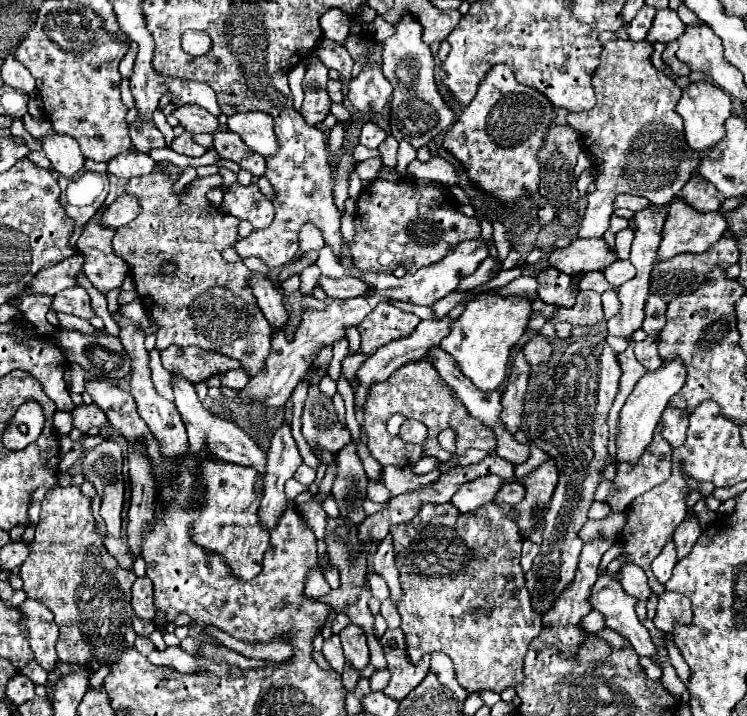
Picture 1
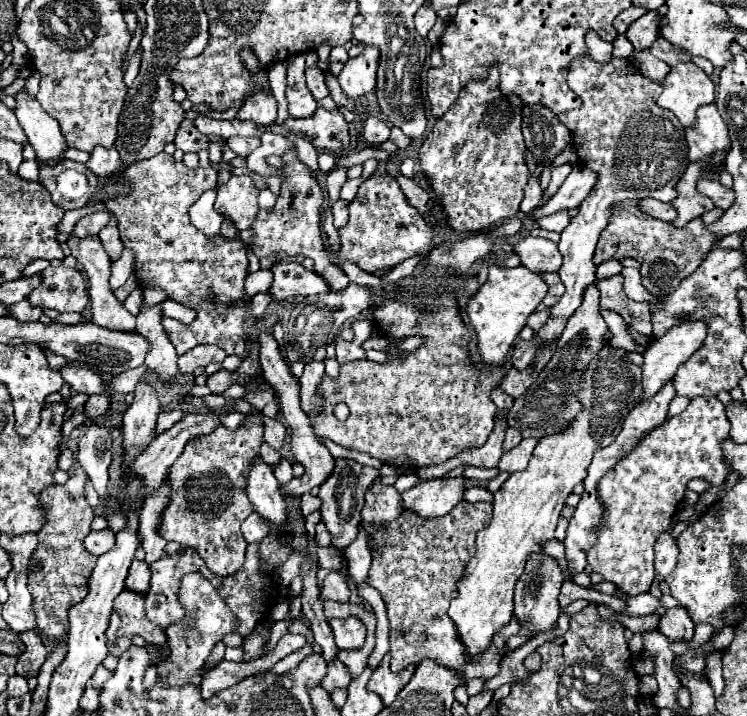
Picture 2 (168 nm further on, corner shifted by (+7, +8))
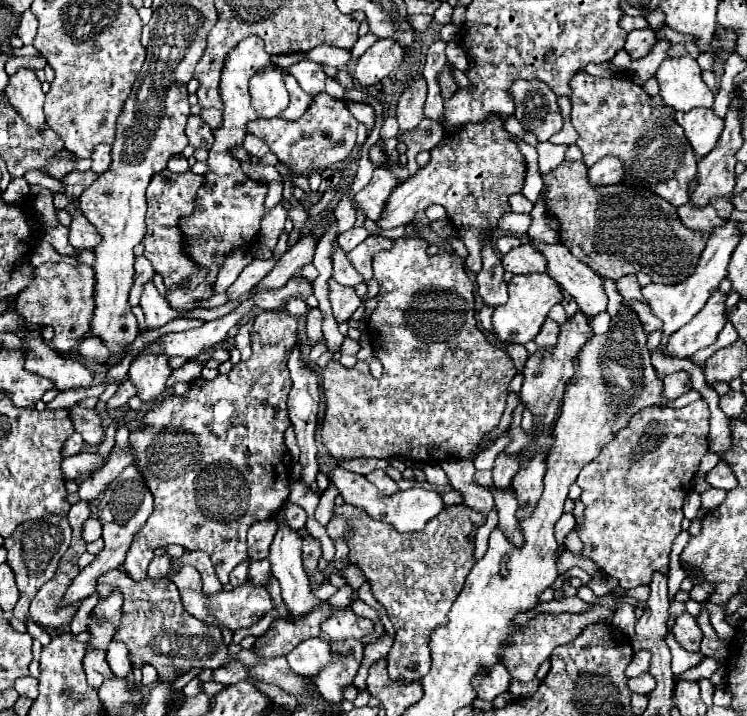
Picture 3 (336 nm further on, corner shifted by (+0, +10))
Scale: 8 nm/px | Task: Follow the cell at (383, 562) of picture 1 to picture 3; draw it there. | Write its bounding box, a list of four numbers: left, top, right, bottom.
[367,470,397,494]

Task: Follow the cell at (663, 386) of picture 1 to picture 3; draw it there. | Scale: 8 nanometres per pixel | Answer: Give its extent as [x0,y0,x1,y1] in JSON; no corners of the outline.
[667,288,727,358]

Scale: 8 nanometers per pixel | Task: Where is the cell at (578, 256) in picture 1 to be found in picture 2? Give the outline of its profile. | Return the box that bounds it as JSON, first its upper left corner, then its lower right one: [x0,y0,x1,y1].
[514,236,562,272]

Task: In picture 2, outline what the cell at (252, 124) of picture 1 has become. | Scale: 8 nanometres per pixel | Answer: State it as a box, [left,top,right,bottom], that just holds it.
[238,92,276,128]

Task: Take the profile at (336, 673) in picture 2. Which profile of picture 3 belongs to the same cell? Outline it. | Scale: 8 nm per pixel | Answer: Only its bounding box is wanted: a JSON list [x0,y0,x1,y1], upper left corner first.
[287,638,333,676]

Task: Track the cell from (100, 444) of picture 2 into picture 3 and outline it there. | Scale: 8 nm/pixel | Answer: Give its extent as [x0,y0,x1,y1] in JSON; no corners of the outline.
[69,406,105,446]

